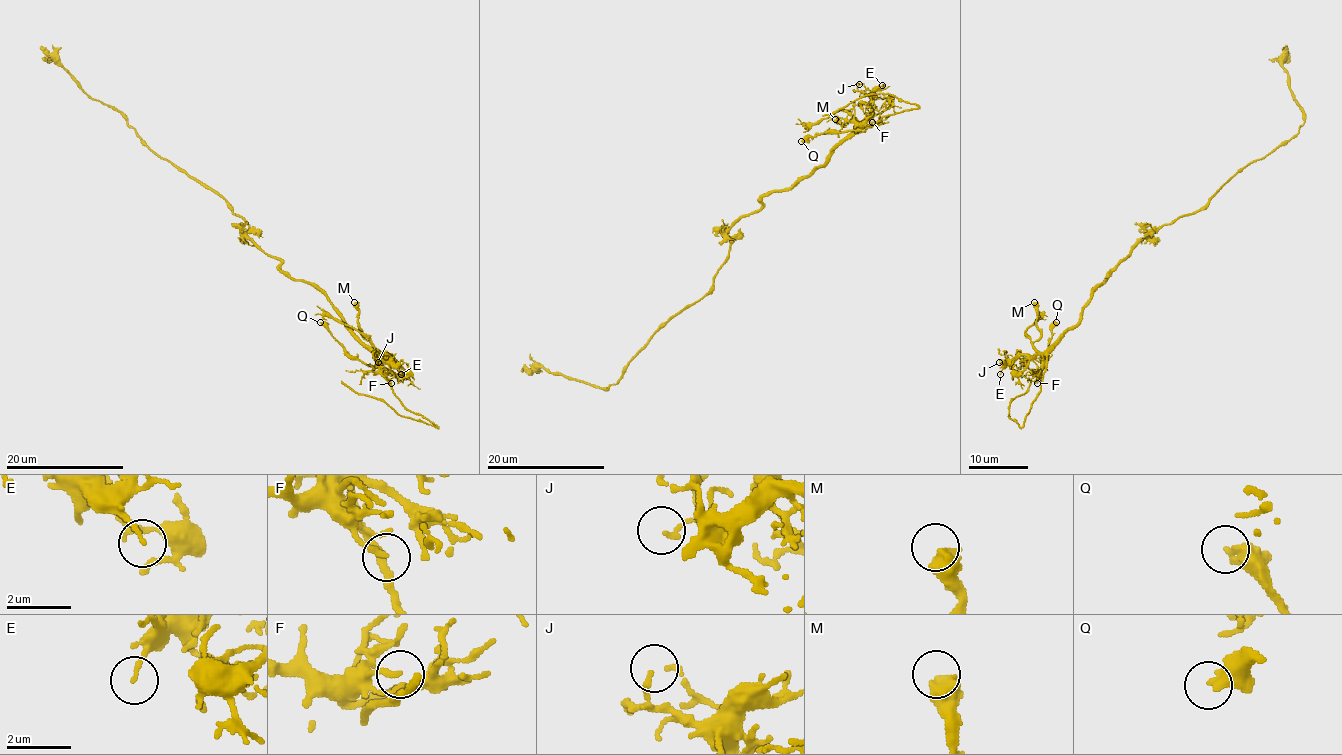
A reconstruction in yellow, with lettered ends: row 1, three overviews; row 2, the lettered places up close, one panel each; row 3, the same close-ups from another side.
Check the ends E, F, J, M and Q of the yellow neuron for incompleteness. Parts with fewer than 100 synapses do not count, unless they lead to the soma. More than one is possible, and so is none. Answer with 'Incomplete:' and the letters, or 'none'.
Incomplete: none

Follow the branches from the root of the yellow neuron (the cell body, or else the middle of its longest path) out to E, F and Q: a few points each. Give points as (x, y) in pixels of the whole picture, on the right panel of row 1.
E: (1127, 256), (1098, 287), (1074, 325), (1044, 352), (1016, 355), (1000, 374)
F: (1127, 256), (1093, 293), (1081, 318), (1043, 356), (1037, 383)
Q: (1127, 256), (1093, 293), (1081, 318), (1043, 356), (1044, 365), (1052, 327), (1056, 322)

